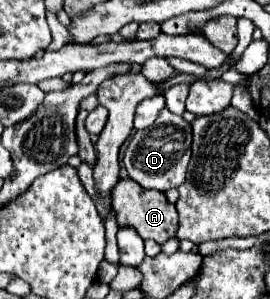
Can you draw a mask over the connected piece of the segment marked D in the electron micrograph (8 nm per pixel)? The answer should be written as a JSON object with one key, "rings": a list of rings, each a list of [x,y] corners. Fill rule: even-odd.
{"rings":[[[164,107],[152,127],[140,129],[132,135],[124,151],[124,167],[130,179],[140,183],[144,189],[166,191],[170,187],[180,187],[184,183],[186,167],[190,161],[190,143],[192,143],[190,123],[186,123],[180,115],[174,115]]]}

